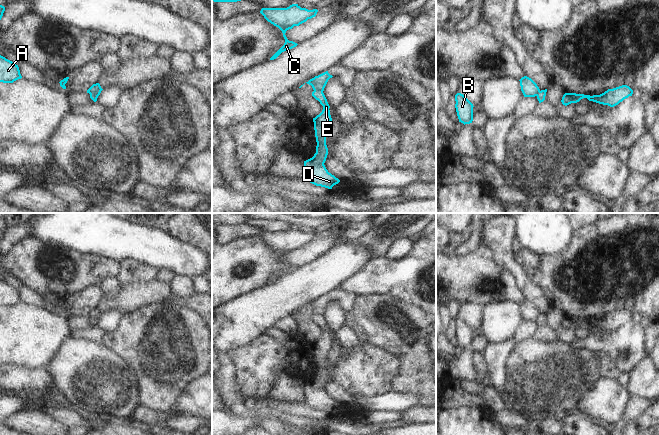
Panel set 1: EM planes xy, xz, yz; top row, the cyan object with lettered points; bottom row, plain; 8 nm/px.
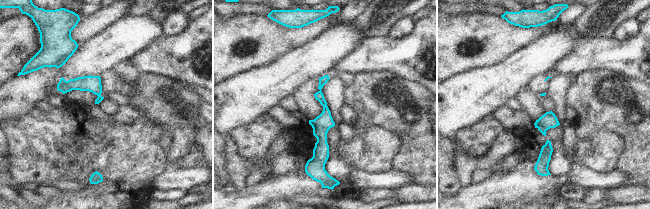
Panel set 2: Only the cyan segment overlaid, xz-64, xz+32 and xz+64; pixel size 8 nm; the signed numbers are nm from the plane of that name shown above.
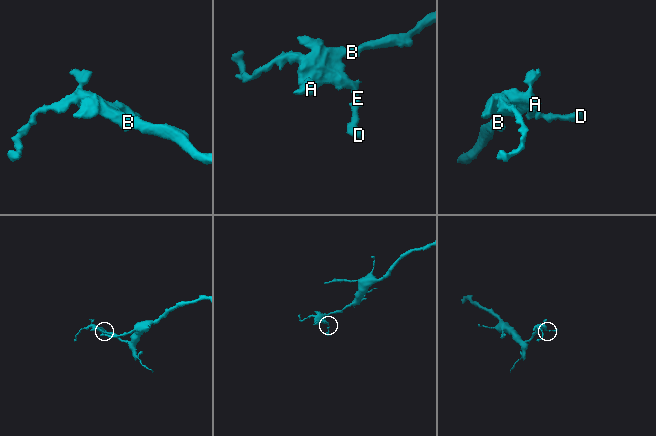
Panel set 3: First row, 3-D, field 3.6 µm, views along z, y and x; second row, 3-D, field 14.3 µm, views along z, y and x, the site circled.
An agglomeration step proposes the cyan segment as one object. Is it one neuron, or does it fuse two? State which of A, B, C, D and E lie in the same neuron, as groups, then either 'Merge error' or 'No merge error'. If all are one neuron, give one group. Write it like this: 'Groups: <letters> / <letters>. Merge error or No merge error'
Groups: A B C / D E. Merge error

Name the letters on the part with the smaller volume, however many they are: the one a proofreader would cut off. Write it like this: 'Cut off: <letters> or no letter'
Cut off: D, E

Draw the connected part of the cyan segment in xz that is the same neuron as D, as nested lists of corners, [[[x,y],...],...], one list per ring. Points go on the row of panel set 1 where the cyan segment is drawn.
[[[313,91],[312,96],[323,106],[322,112],[313,118],[316,137],[316,153],[314,156],[304,161],[304,177],[310,183],[332,189],[340,182],[338,178],[328,172],[324,163],[328,155],[326,145],[326,131],[331,124],[330,106],[322,91]]]

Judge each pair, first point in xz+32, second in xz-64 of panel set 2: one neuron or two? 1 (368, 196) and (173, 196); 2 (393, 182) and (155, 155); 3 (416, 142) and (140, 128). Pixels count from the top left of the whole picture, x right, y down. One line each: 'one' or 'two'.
1: one
2: two
3: two

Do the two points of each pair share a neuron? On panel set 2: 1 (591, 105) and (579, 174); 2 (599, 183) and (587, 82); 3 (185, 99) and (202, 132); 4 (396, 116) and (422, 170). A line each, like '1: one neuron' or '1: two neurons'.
1: two neurons
2: two neurons
3: two neurons
4: one neuron

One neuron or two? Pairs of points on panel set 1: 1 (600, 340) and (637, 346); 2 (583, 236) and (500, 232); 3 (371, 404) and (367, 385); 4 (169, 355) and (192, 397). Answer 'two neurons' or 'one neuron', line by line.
1: one neuron
2: two neurons
3: two neurons
4: two neurons

